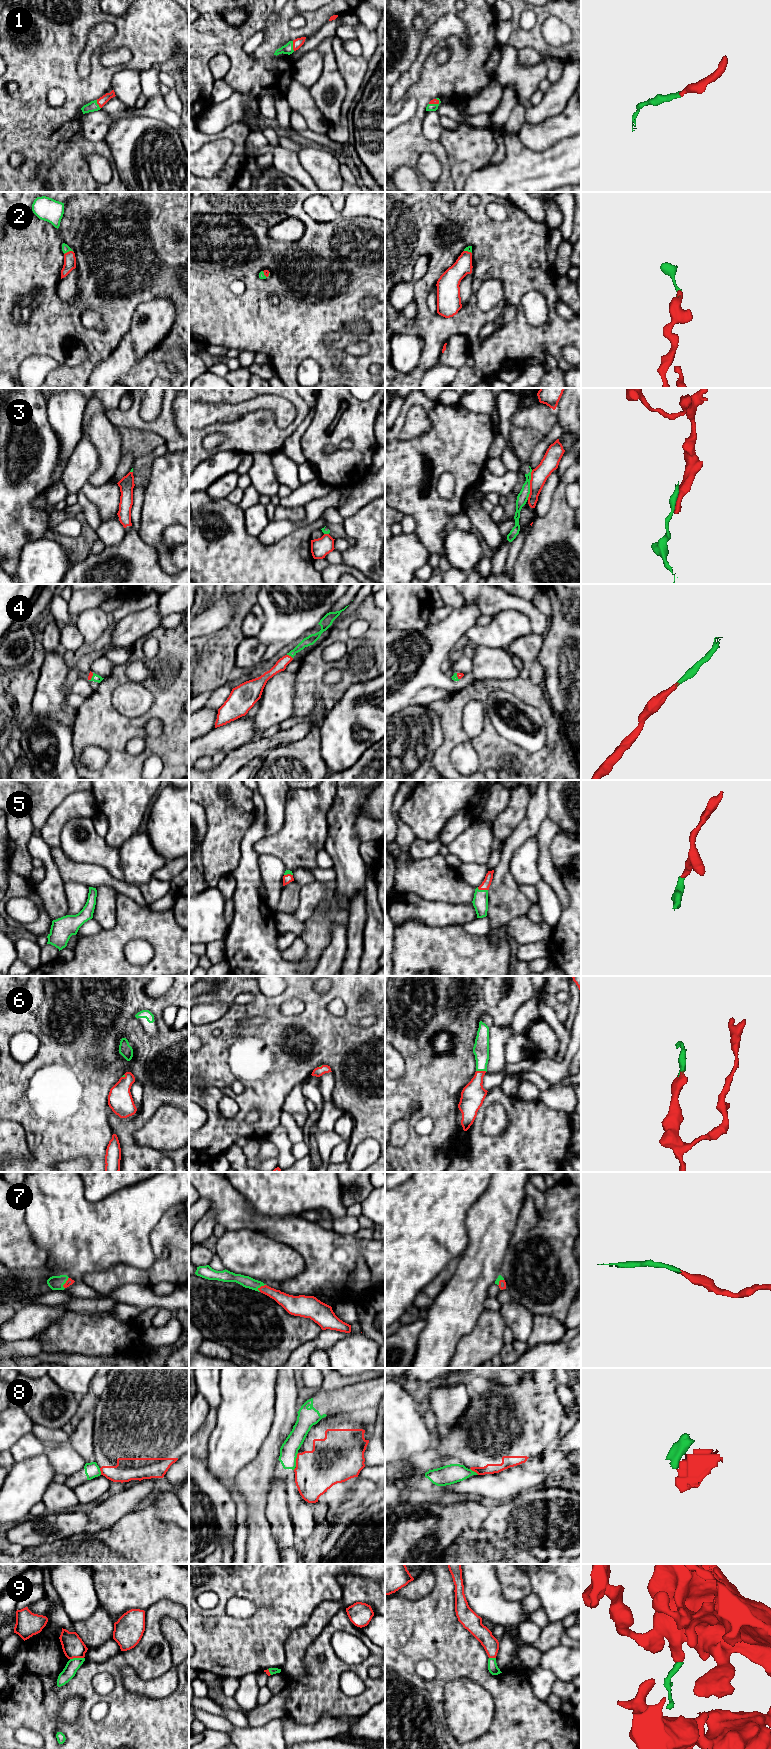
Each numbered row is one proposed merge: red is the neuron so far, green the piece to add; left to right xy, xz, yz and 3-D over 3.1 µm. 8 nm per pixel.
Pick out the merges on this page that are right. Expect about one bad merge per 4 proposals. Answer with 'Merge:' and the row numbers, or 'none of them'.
Merge: 1, 2, 4, 5, 6, 7

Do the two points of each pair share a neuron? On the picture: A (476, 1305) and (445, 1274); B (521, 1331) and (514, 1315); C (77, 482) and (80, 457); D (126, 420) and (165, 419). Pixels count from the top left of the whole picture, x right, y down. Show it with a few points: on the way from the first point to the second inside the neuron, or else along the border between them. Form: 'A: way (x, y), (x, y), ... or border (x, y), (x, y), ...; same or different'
A: border (459, 1257), (459, 1263), (453, 1276), (435, 1297); different
B: way (521, 1327), (518, 1319); same
C: way (77, 476), (80, 463); same
D: way (136, 422), (143, 425), (155, 425); same

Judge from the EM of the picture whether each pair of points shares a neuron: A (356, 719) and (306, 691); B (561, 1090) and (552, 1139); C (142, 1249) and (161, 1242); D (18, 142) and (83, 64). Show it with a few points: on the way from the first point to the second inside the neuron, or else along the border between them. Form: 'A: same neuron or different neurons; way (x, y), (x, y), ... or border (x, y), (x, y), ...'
A: different neurons; border (349, 688), (332, 708)
B: different neurons; border (538, 1099), (551, 1108), (560, 1109), (569, 1114)
C: different neurons; border (156, 1223), (149, 1236), (154, 1261), (144, 1269)
D: same neuron; way (19, 120), (63, 75)

